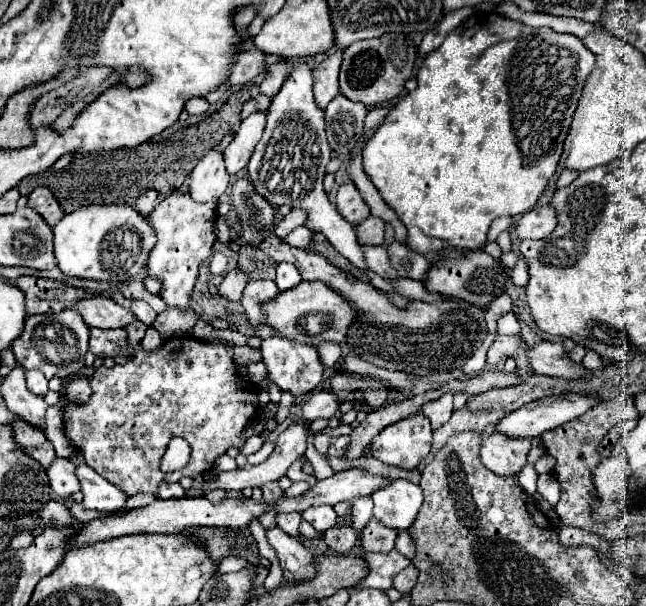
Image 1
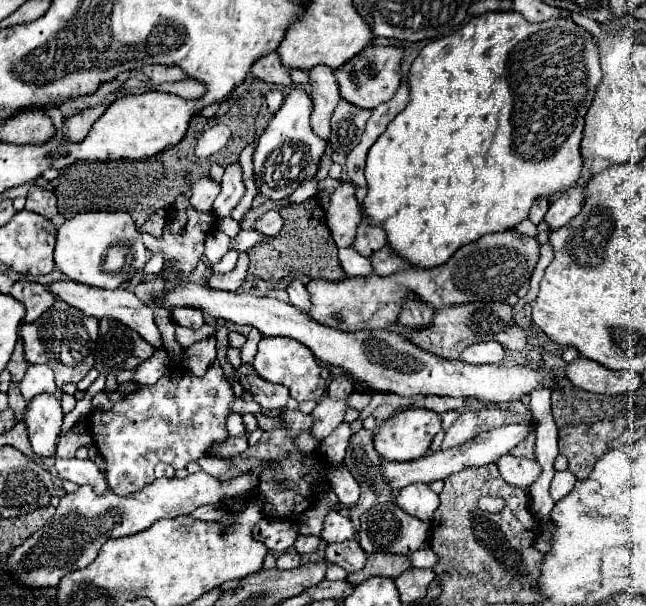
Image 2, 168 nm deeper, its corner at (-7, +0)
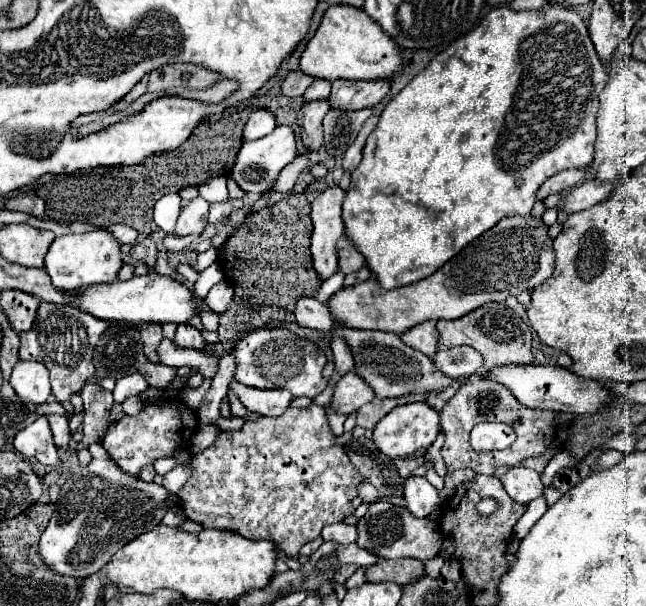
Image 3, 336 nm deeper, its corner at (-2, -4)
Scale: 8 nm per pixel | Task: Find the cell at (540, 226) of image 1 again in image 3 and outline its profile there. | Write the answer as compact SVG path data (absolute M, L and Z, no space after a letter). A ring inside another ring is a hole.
M595 179L585 181L585 183L581 183L579 187L571 189L571 191L565 195L561 211L567 213L567 215L571 215L571 213L575 213L575 211L589 209L589 207L593 207L595 203L607 199L607 195L611 193L611 187L613 187L611 181L605 181L605 183L603 183L603 181L595 181Z

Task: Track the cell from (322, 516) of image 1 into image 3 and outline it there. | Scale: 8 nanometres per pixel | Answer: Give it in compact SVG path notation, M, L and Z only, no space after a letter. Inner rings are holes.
M333 523L333 525L325 525L321 537L325 541L335 541L335 543L353 543L357 539L357 527L355 525L347 525L347 523Z

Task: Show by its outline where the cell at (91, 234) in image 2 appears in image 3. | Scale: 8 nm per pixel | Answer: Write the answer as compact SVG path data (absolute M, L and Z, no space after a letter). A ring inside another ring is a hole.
M107 229L61 235L51 243L49 253L45 255L45 271L49 273L51 281L55 283L55 287L67 291L81 289L81 287L85 289L99 283L113 283L121 267L123 267L121 243Z

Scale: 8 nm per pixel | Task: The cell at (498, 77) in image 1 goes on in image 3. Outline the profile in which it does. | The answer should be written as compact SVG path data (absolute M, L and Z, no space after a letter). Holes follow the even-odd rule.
M555 3L541 11L511 11L507 5L493 7L473 31L451 43L445 51L437 53L431 63L419 75L415 75L383 109L383 115L363 149L363 161L351 173L351 189L347 191L343 201L345 235L355 243L355 247L359 247L359 251L363 251L367 267L375 273L381 287L403 287L417 283L423 277L429 277L431 273L441 269L451 257L455 257L465 245L495 227L501 219L529 215L535 205L535 191L545 179L565 169L589 167L593 161L595 113L599 107L597 97L605 83L607 69L593 49L587 25L573 9L563 9Z

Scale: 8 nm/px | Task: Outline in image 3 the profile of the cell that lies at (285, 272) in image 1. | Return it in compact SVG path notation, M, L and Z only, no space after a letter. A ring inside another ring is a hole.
M315 297L297 299L295 317L301 327L309 327L309 329L317 329L317 331L329 331L333 327L329 309Z

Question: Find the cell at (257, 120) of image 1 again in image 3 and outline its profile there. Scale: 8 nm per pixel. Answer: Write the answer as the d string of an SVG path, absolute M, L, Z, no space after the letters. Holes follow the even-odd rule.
M215 177L215 179L209 179L207 183L199 185L199 195L203 199L207 199L207 203L215 203L215 201L227 201L229 195L227 195L227 185L225 185L225 177Z

